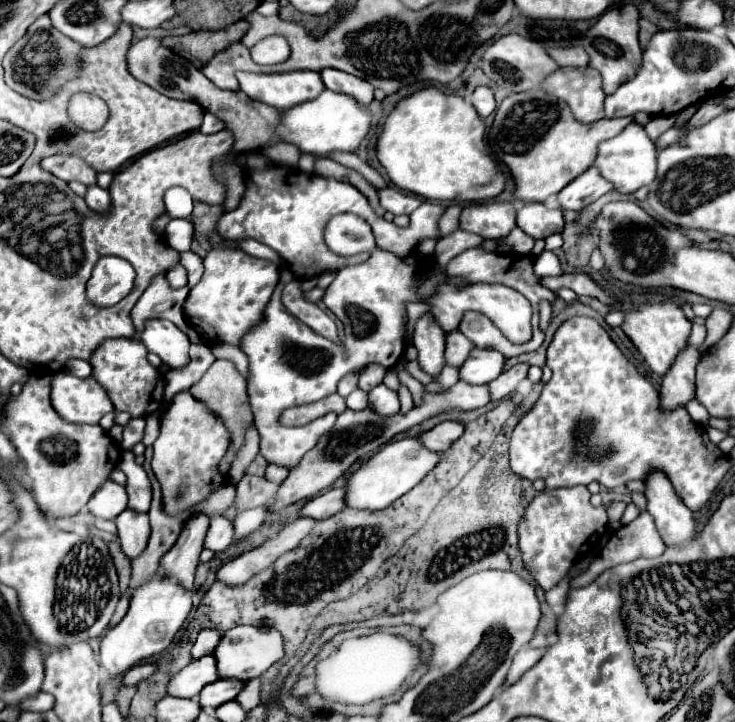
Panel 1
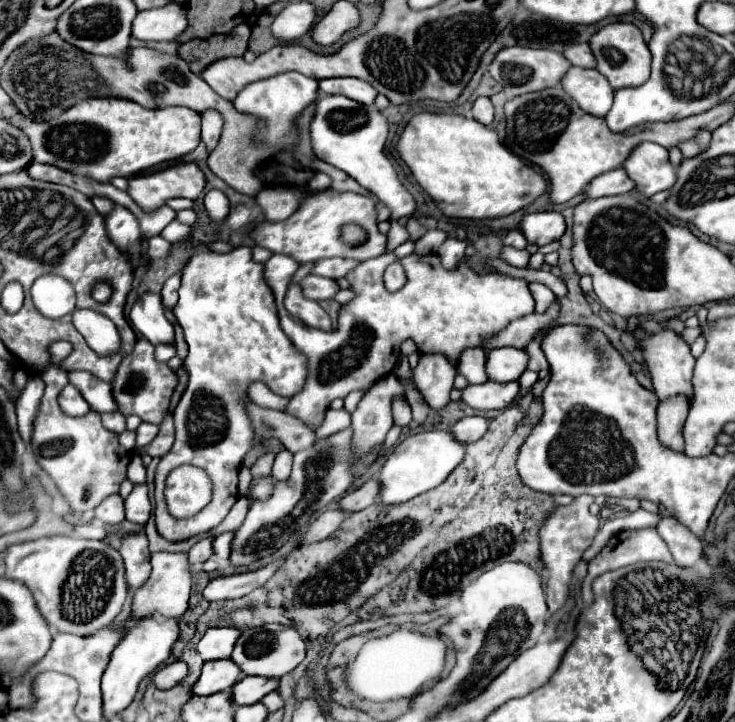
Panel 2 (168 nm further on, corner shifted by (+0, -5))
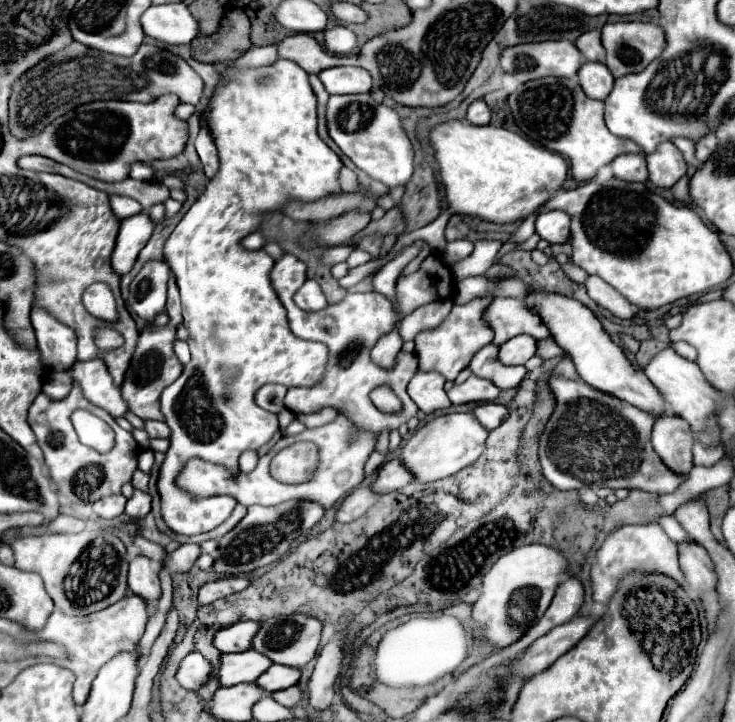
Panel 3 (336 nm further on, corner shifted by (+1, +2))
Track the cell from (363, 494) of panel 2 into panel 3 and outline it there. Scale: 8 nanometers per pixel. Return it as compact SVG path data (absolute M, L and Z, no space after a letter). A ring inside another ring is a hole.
M394 458L380 468L380 476L372 488L380 494L386 494L386 492L404 488L410 482L414 482L414 474L404 466L400 458Z

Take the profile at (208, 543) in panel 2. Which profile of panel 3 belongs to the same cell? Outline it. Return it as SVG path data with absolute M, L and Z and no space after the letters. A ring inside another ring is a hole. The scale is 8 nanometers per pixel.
M182 544L170 554L170 562L174 572L188 572L196 558L200 556L200 546L198 544Z

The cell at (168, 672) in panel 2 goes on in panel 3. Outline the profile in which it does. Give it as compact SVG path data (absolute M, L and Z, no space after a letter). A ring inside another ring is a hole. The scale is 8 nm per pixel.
M192 652L182 660L176 678L182 688L198 692L198 688L208 682L210 674L212 674L212 664L200 652Z

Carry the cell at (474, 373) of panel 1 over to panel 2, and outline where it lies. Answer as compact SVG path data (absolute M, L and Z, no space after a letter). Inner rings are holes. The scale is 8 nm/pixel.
M499 347L487 353L487 379L497 383L507 383L511 379L519 379L519 375L527 367L527 351L515 347Z

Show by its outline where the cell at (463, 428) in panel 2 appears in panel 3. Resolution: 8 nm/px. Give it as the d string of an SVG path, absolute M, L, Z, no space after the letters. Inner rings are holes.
M482 402L474 408L474 416L484 428L494 430L508 418L508 406L498 402Z

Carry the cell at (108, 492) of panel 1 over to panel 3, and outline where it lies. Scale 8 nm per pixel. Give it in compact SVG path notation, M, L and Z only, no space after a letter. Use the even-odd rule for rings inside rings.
M122 494L102 498L102 500L94 502L94 512L100 518L118 518L120 514L124 514L124 504L126 504L126 498Z

